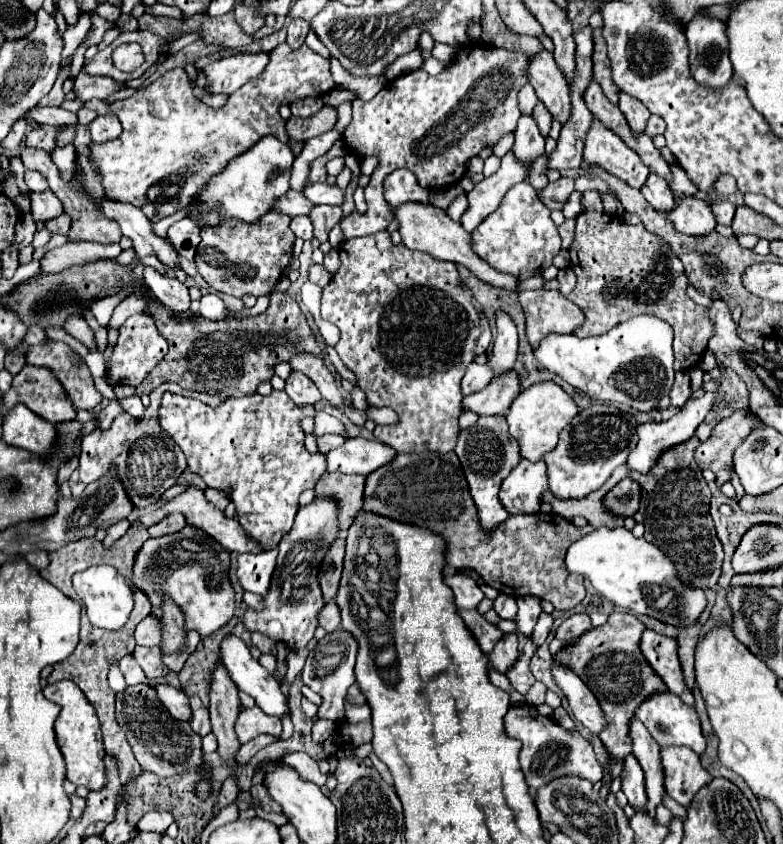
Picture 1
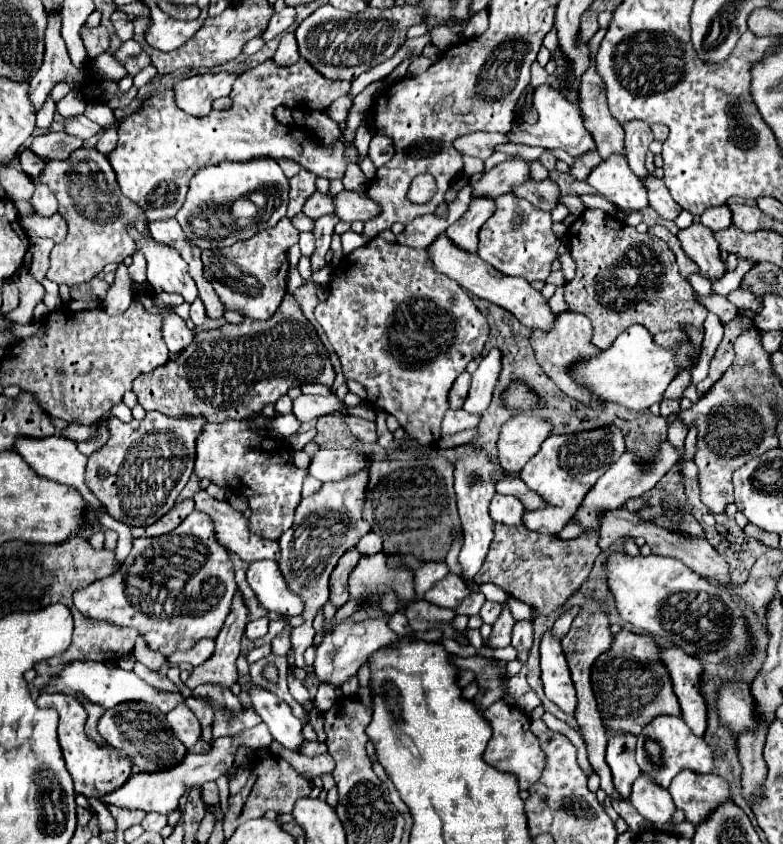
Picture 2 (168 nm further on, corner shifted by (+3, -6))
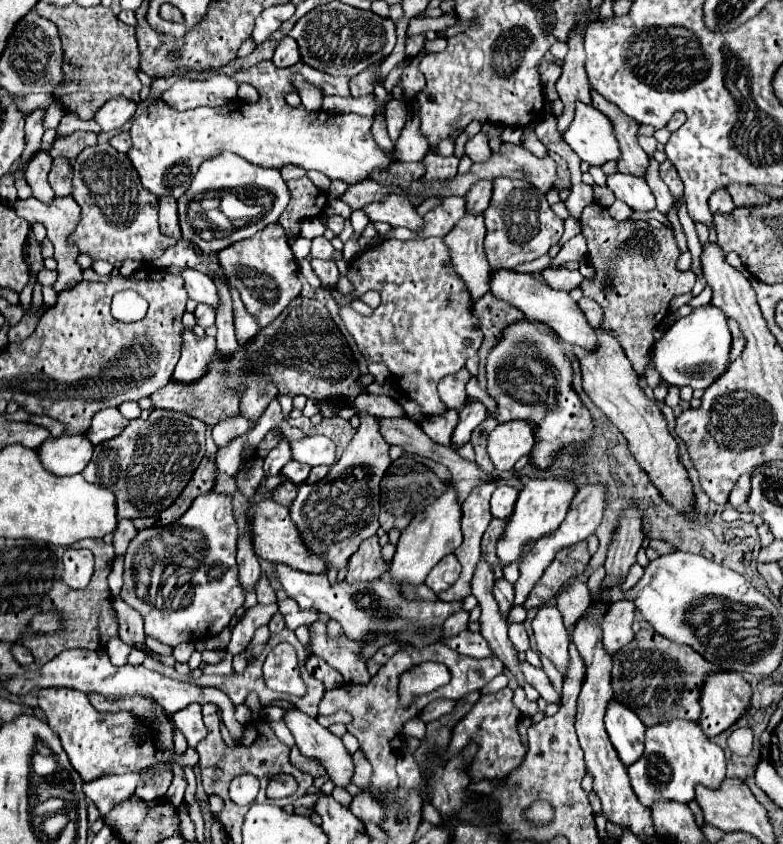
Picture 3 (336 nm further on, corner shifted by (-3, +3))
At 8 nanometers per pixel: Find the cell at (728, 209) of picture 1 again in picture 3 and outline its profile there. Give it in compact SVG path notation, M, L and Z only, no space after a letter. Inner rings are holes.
M718 190L718 192L714 192L712 196L710 196L710 200L708 200L708 204L710 204L710 212L712 214L728 214L728 212L732 212L736 206L734 206L734 202L730 200L730 194L726 192L726 190Z

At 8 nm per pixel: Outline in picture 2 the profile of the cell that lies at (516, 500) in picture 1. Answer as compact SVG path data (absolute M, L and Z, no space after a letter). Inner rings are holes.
M494 495L490 501L490 517L494 523L504 525L520 525L524 515L524 507L518 497L512 495Z

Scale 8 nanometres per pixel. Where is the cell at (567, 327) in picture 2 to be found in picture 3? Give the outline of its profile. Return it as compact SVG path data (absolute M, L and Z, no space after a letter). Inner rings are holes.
M594 328L596 332L596 350L586 350L580 346L572 346L574 354L580 362L582 370L582 388L588 398L610 418L610 422L624 432L630 452L638 460L638 464L648 472L650 480L662 492L662 496L676 506L678 510L692 514L692 484L684 466L678 462L678 446L666 428L666 420L656 406L638 386L638 378L632 370L630 360L622 352L622 346L616 338L602 332L602 328Z

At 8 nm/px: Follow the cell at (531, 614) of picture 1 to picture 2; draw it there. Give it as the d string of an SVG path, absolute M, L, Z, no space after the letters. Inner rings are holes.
M518 621L512 629L512 647L520 653L526 653L532 645L532 623L530 621Z

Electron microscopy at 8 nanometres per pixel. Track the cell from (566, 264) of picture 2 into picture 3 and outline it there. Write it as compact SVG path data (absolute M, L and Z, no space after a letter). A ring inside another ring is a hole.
M544 268L542 276L548 286L556 290L572 290L578 288L582 282L582 274L578 270L564 270L564 268Z

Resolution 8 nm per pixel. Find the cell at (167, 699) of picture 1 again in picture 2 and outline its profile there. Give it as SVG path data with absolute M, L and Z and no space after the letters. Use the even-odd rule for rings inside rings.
M180 703L176 709L172 709L166 715L166 719L168 719L170 729L186 745L186 749L192 749L196 745L196 741L200 739L200 723L198 723L196 715L184 703Z

